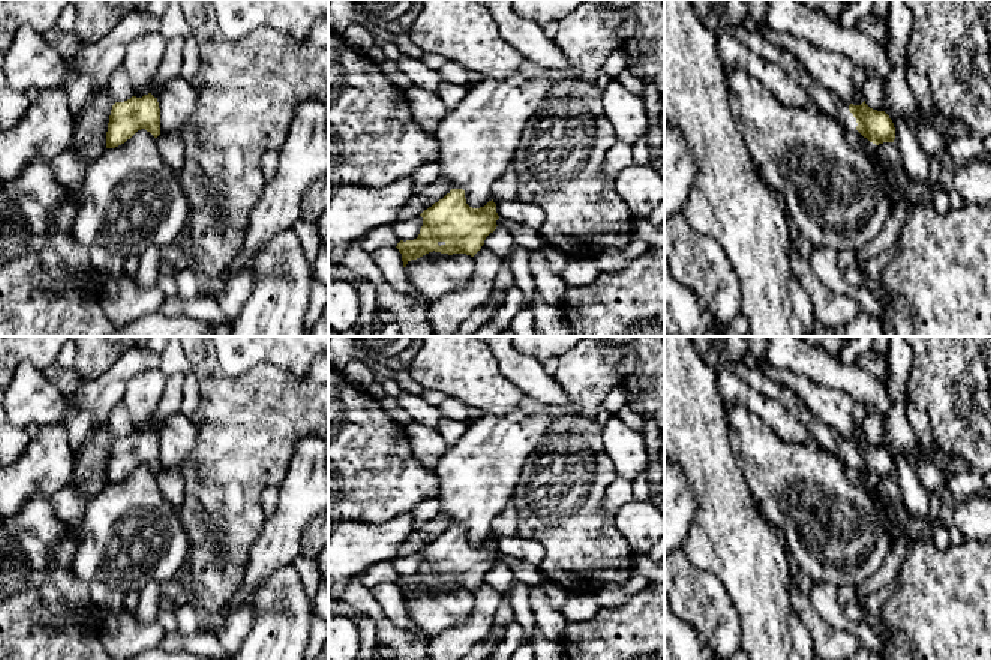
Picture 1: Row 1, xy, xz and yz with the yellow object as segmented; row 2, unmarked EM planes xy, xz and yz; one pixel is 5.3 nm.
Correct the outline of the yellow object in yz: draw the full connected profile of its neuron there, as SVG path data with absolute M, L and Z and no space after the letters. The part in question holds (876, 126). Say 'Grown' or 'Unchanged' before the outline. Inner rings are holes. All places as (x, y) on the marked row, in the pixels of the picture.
Grown. M735 26L727 27L723 33L744 44L760 58L781 66L825 114L843 120L847 128L856 129L876 146L894 142L895 128L885 111L870 108L865 100L861 105L847 105L840 96L814 80L789 51L768 42L759 32L748 32L744 26Z

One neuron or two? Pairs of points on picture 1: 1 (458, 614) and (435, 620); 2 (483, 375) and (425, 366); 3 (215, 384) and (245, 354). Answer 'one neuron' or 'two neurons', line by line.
1: one neuron
2: one neuron
3: two neurons

